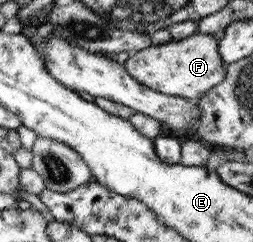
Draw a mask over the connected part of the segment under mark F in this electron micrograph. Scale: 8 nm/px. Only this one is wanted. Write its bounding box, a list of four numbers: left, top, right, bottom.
[122,32,226,101]

